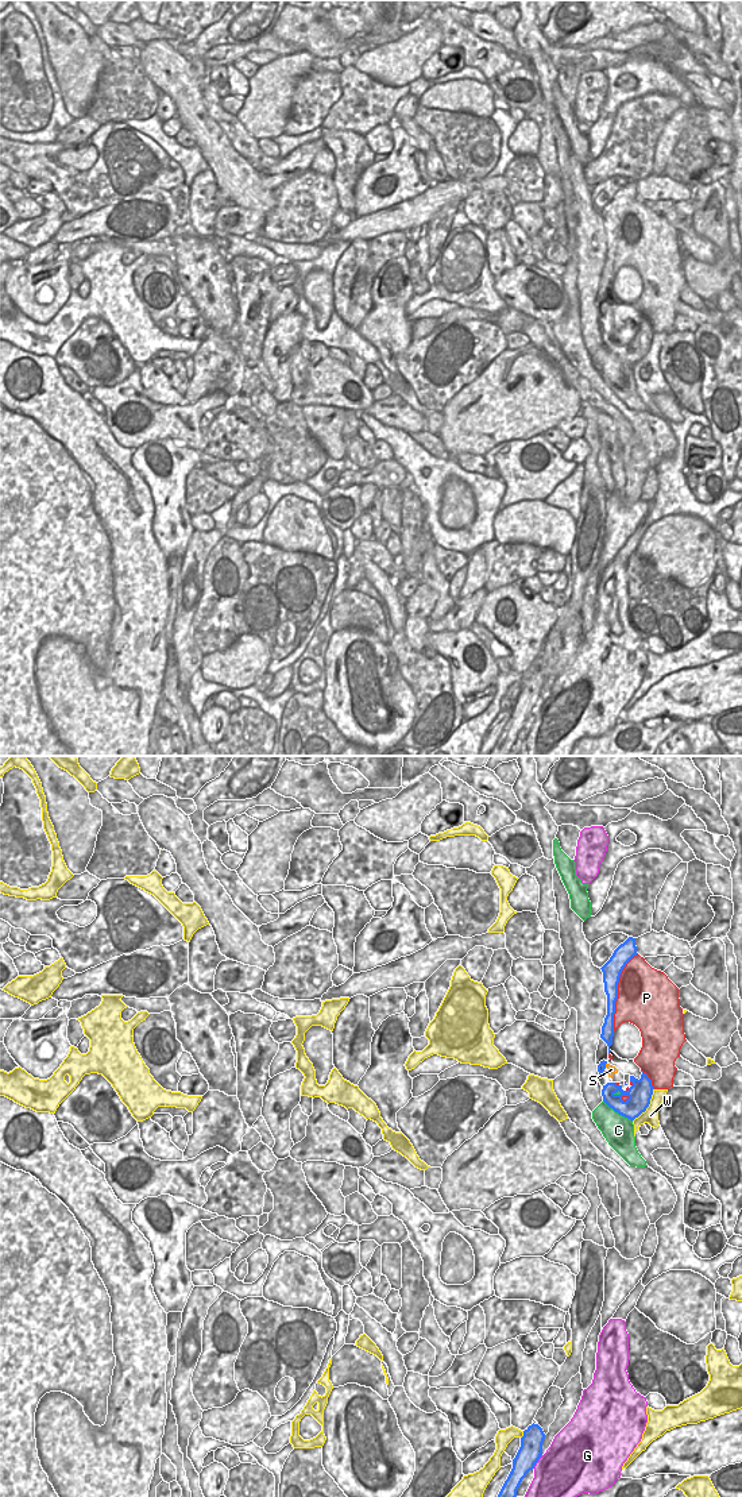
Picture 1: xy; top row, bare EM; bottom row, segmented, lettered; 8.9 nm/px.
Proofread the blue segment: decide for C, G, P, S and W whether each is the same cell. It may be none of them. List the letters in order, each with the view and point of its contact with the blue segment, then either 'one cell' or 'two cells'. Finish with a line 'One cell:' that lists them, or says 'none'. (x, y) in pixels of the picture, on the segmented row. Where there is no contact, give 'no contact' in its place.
C: meets blue in xy at (618, 1112); two cells
G: meets blue in xy at (537, 1461); two cells
P: meets blue in xy at (617, 992); two cells
S: meets blue in xy at (605, 1065); one cell
W: meets blue in xy at (648, 1106); two cells
One cell: S

